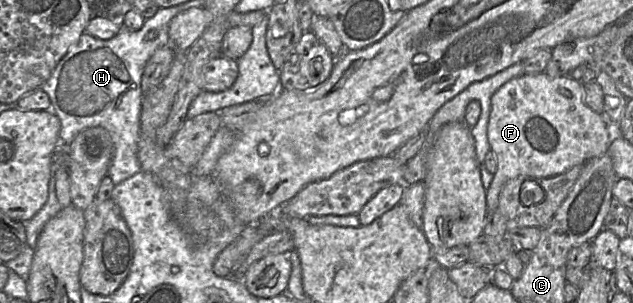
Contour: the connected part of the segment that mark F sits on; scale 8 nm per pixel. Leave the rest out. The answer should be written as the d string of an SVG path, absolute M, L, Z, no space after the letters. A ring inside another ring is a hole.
M544 71L512 78L492 95L487 136L497 160L497 170L486 191L487 212L499 207L501 190L509 180L519 175L543 178L561 174L607 153L611 144L608 125L602 115L584 102L582 83L569 75L551 77Z

